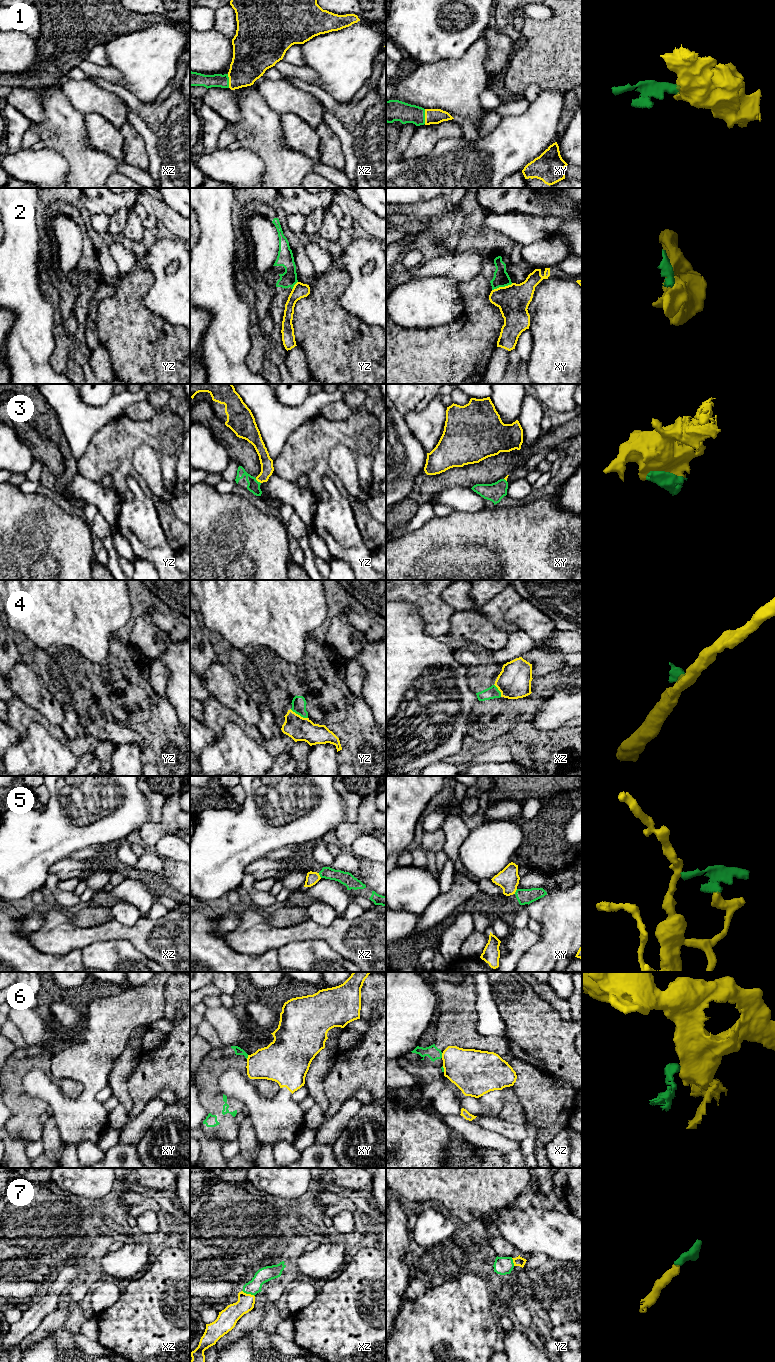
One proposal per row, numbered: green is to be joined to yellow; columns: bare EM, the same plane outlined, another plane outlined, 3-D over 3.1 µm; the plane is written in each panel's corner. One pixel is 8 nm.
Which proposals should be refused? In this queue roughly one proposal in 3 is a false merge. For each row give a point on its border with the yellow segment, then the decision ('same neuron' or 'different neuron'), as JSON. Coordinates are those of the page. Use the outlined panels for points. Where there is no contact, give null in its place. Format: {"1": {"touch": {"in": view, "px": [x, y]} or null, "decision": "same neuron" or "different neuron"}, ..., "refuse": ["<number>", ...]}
{"1": {"touch": {"in": "xy", "px": [425, 116]}, "decision": "same neuron"}, "2": {"touch": {"in": "xy", "px": [502, 287]}, "decision": "different neuron"}, "3": {"touch": {"in": "yz", "px": [258, 481]}, "decision": "same neuron"}, "4": {"touch": {"in": "yz", "px": [299, 715]}, "decision": "different neuron"}, "5": {"touch": {"in": "xz", "px": [319, 875]}, "decision": "different neuron"}, "6": {"touch": {"in": "xz", "px": [442, 1055]}, "decision": "different neuron"}, "7": {"touch": {"in": "xz", "px": [248, 1294]}, "decision": "same neuron"}, "refuse": ["2", "4", "5", "6"]}

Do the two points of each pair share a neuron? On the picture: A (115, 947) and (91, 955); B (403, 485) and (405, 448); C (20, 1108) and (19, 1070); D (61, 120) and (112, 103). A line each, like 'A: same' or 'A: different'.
A: same
B: same
C: same
D: different

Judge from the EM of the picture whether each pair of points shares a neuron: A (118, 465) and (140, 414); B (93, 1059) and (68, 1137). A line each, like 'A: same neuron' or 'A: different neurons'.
A: different neurons
B: same neuron

